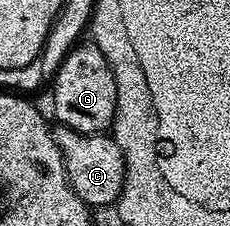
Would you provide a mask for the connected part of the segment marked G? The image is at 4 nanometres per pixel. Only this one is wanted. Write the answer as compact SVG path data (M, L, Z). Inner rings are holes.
M94 44L87 45L73 46L60 62L51 83L52 106L59 125L69 126L79 134L98 134L107 131L116 117L116 81L103 52Z

